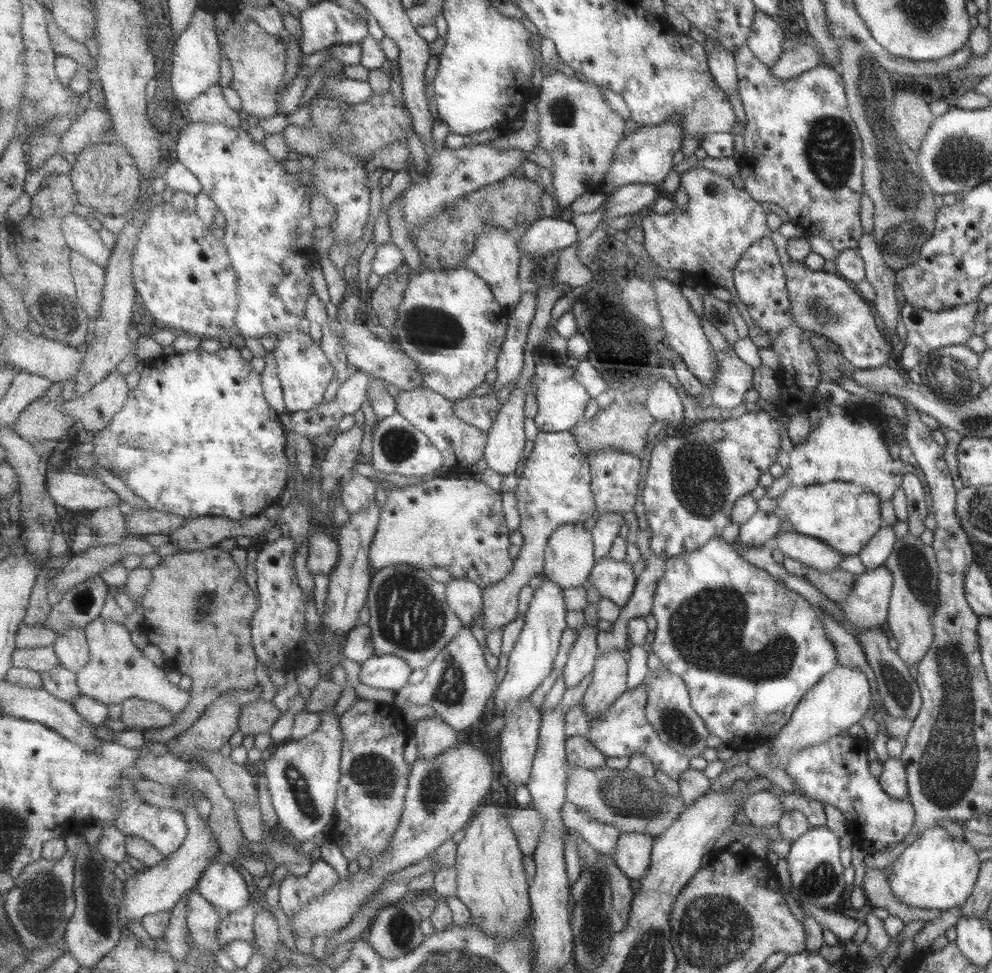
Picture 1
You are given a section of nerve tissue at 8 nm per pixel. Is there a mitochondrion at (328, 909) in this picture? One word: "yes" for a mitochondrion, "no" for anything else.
no

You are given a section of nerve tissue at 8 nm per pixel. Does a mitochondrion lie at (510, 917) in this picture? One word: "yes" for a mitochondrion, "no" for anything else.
no

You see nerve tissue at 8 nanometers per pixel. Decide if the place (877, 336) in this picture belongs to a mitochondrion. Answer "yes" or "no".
no

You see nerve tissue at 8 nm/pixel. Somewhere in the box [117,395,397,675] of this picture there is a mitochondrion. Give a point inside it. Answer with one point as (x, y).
(202, 606)

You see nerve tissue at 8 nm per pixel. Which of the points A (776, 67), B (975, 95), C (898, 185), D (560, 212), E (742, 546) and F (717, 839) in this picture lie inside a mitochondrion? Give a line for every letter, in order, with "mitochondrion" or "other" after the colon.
A: other
B: other
C: mitochondrion
D: other
E: other
F: other

